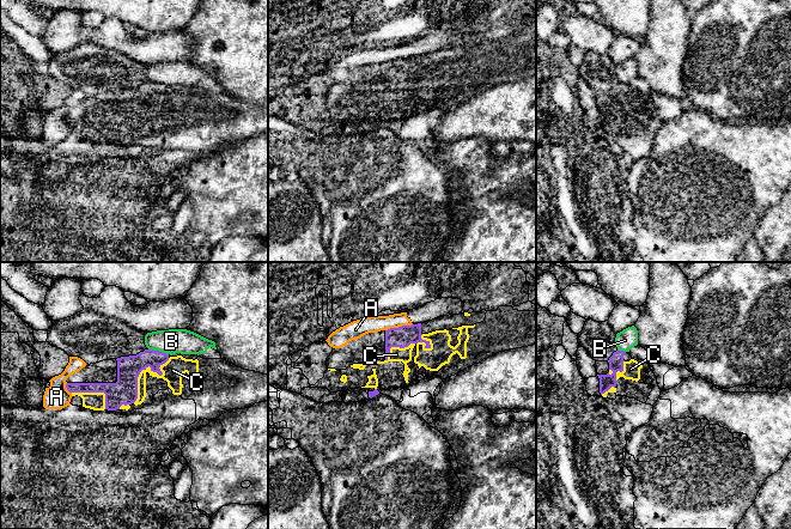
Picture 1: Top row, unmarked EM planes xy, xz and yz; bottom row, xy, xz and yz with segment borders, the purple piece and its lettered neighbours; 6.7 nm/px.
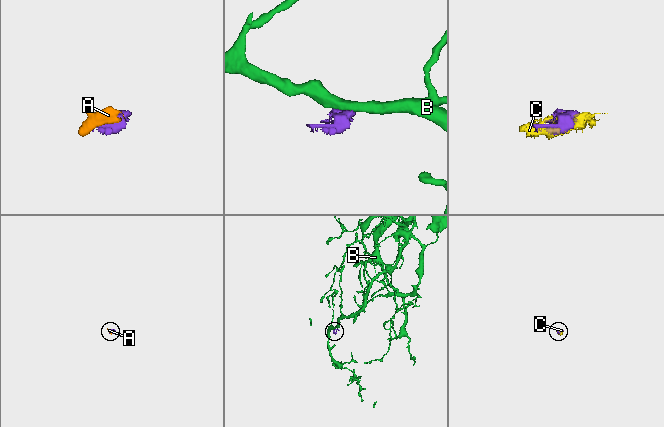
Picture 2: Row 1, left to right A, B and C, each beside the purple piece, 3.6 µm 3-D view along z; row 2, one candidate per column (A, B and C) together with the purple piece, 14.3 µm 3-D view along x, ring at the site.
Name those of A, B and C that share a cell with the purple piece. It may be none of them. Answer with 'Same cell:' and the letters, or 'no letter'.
Same cell: A, C

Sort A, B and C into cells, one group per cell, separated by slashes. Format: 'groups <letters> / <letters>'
groups A C / B

